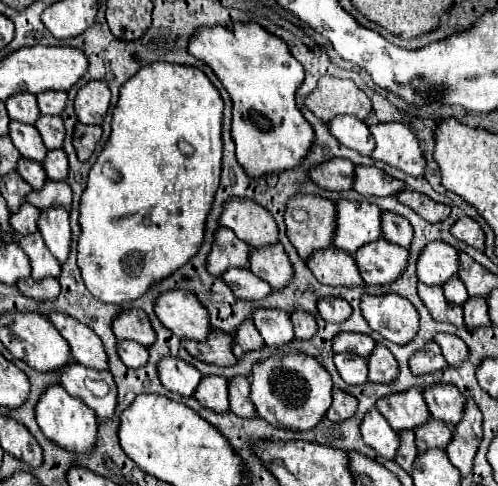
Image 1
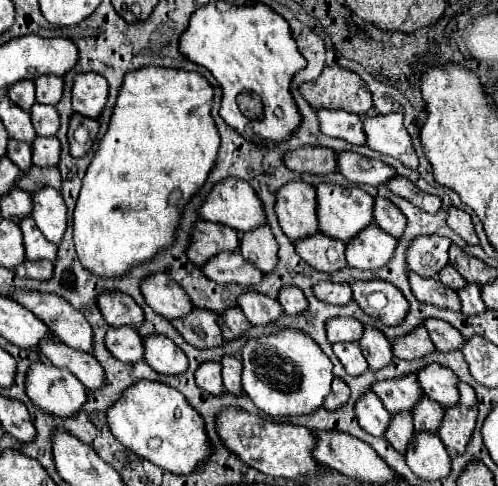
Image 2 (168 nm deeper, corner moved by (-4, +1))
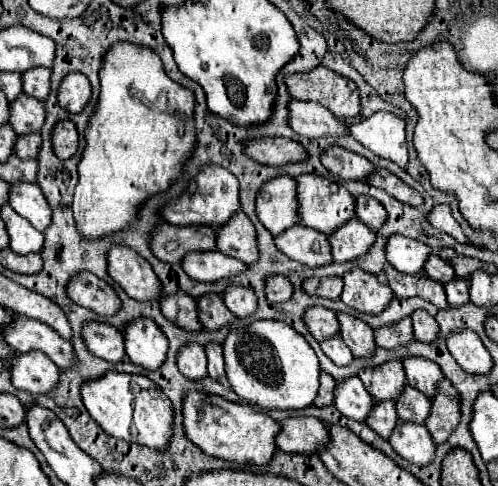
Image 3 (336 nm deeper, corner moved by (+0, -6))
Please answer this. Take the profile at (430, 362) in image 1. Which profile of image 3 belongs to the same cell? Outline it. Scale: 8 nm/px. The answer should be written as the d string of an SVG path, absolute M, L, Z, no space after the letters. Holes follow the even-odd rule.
M403 318L397 324L385 326L375 332L377 332L377 346L381 346L385 350L395 350L399 346L407 346L415 338L411 318Z

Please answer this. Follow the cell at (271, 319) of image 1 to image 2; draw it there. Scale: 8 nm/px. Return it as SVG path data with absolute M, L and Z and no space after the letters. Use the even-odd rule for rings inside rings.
M257 291L241 293L241 297L237 299L237 305L243 309L245 317L253 325L265 325L269 321L275 321L283 313L277 299L271 299L267 295L257 293Z

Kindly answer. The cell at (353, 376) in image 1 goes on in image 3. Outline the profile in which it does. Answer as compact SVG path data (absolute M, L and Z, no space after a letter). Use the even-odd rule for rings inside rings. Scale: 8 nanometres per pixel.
M339 336L333 338L333 340L321 342L321 348L323 348L323 352L325 352L337 366L347 366L347 364L351 364L351 360L353 360L353 354L349 352L349 346L347 346Z

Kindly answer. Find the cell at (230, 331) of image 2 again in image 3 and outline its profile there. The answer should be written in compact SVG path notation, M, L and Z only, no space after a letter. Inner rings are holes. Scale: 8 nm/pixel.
M217 294L201 296L197 300L197 308L199 308L201 322L205 324L205 330L209 330L209 332L219 330L235 320L235 316L225 308L221 296L217 296Z

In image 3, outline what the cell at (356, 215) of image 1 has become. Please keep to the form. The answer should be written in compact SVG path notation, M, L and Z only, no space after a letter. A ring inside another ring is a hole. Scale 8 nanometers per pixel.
M313 174L297 178L301 224L331 236L345 222L355 218L355 196L343 186Z

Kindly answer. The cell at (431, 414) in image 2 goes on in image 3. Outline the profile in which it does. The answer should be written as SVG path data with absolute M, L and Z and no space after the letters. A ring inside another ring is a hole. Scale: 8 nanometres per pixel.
M405 386L405 392L397 400L395 408L397 408L399 420L413 422L413 424L425 424L425 420L429 418L431 400L427 396L421 396L421 392L417 392L415 388Z

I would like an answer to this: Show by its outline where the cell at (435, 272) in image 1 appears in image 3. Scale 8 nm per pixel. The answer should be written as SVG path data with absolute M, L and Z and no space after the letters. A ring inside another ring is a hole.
M391 236L387 242L387 262L403 274L421 274L433 248L405 236Z

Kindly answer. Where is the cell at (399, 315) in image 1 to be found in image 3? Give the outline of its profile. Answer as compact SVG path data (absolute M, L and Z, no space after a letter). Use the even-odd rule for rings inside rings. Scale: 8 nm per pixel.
M353 270L347 272L343 276L343 294L341 300L355 308L357 312L365 312L365 314L381 314L389 302L393 300L393 292L391 288L379 280L377 276L369 274L369 272L361 272L361 270Z

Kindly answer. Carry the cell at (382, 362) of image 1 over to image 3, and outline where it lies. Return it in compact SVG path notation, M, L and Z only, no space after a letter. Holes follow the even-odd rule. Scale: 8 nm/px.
M337 314L337 320L341 324L341 338L351 348L355 358L369 358L373 356L377 344L373 340L373 328L367 326L357 316L349 314Z

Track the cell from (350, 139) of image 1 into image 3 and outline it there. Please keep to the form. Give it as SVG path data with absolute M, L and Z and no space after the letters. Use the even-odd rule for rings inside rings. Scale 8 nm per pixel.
M297 102L289 104L289 124L291 128L305 138L321 136L349 136L347 124L335 118L325 106L315 102Z

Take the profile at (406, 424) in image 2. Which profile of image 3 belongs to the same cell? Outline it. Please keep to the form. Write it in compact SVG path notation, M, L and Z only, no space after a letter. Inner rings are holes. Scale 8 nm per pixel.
M381 402L381 404L375 404L373 416L369 416L367 426L373 428L383 440L389 440L397 422L399 422L399 418L395 412L395 404L393 402Z

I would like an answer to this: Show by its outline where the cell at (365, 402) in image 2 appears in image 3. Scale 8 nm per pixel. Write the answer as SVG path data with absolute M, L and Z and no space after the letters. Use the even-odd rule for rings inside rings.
M349 378L335 388L335 408L351 420L365 422L373 410L373 398L359 378Z

